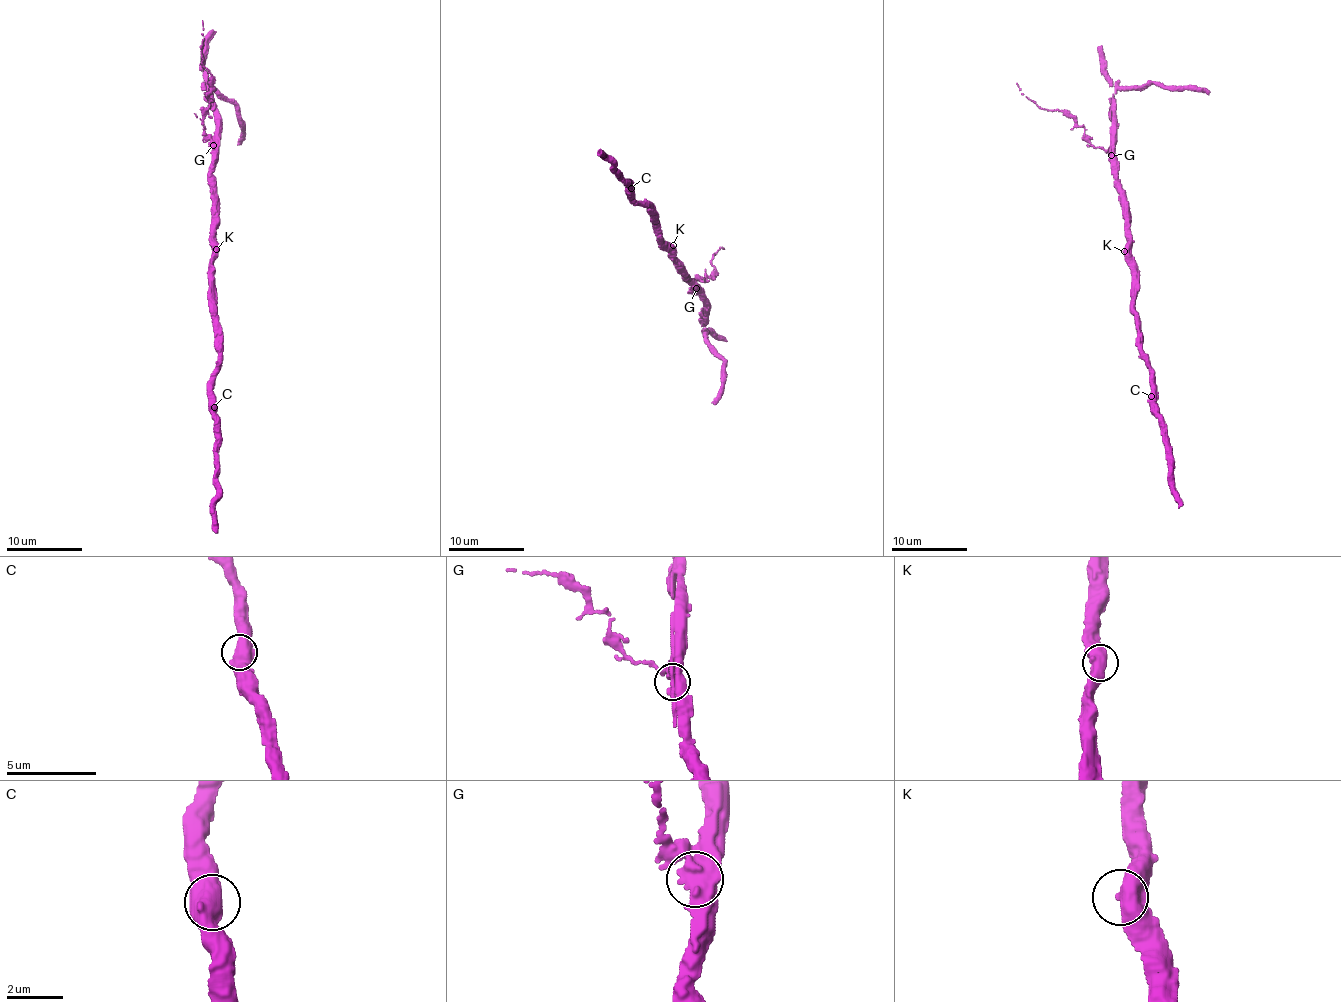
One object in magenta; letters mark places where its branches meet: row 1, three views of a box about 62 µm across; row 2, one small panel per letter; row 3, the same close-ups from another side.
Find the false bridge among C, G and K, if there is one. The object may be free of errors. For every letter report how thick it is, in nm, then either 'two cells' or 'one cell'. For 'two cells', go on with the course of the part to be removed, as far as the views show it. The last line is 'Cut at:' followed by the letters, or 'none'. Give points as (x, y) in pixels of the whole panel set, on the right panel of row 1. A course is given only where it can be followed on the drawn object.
C: 550 nm | one cell
G: 550 nm | two cells | (1111, 155), (1107, 150), (1094, 147), (1085, 129), (1071, 117), (1058, 111), (1042, 109), (1021, 93), (1017, 83)
K: 500 nm | one cell
Cut at: G

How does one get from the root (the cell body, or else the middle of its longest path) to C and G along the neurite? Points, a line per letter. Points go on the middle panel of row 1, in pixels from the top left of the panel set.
C: (669, 250), (656, 226), (649, 204), (635, 201), (631, 188)
G: (669, 250), (684, 280), (697, 288)

